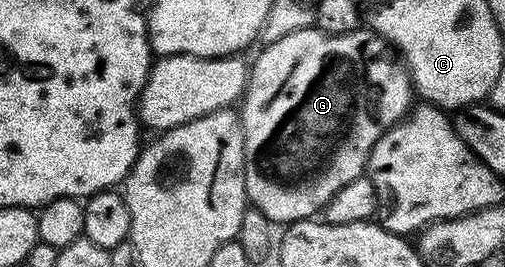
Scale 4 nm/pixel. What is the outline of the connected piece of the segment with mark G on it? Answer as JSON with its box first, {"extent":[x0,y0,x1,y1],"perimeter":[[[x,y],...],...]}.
{"extent":[240,27,416,223],"perimeter":[[[303,27],[276,39],[276,43],[259,48],[258,58],[249,66],[246,90],[240,101],[240,116],[244,131],[244,151],[246,152],[246,199],[253,208],[259,209],[271,223],[305,221],[321,214],[326,205],[348,183],[367,172],[372,147],[380,135],[401,121],[412,108],[416,94],[412,88],[410,74],[395,50],[380,34],[369,27],[359,27],[351,33],[323,33],[317,27]]]}

